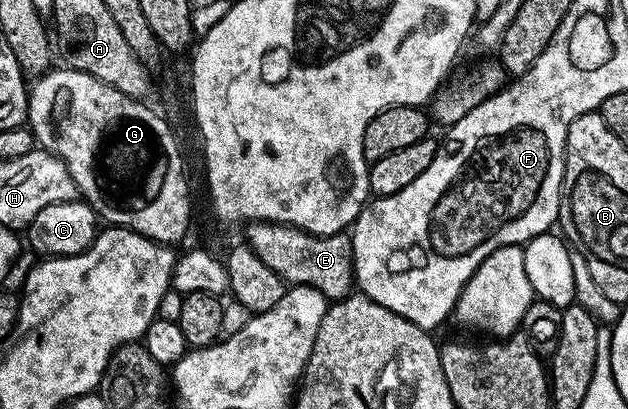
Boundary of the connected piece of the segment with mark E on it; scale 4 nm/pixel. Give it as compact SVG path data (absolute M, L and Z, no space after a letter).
M251 222L246 225L247 247L253 249L257 258L269 266L288 285L304 284L316 288L328 301L342 300L353 292L353 265L351 263L351 241L346 235L314 236L291 228L288 224Z

